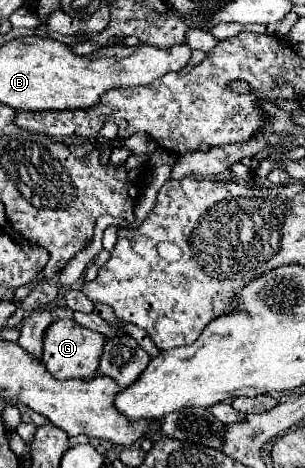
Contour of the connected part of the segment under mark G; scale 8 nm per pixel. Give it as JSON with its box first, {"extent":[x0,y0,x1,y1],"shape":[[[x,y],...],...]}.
{"extent":[41,319,105,379],"shape":[[[73,319],[53,321],[43,337],[41,361],[55,379],[75,379],[75,377],[85,379],[85,377],[91,377],[97,373],[97,363],[101,357],[103,343],[105,343],[105,335],[85,329],[79,323],[75,323]]]}

